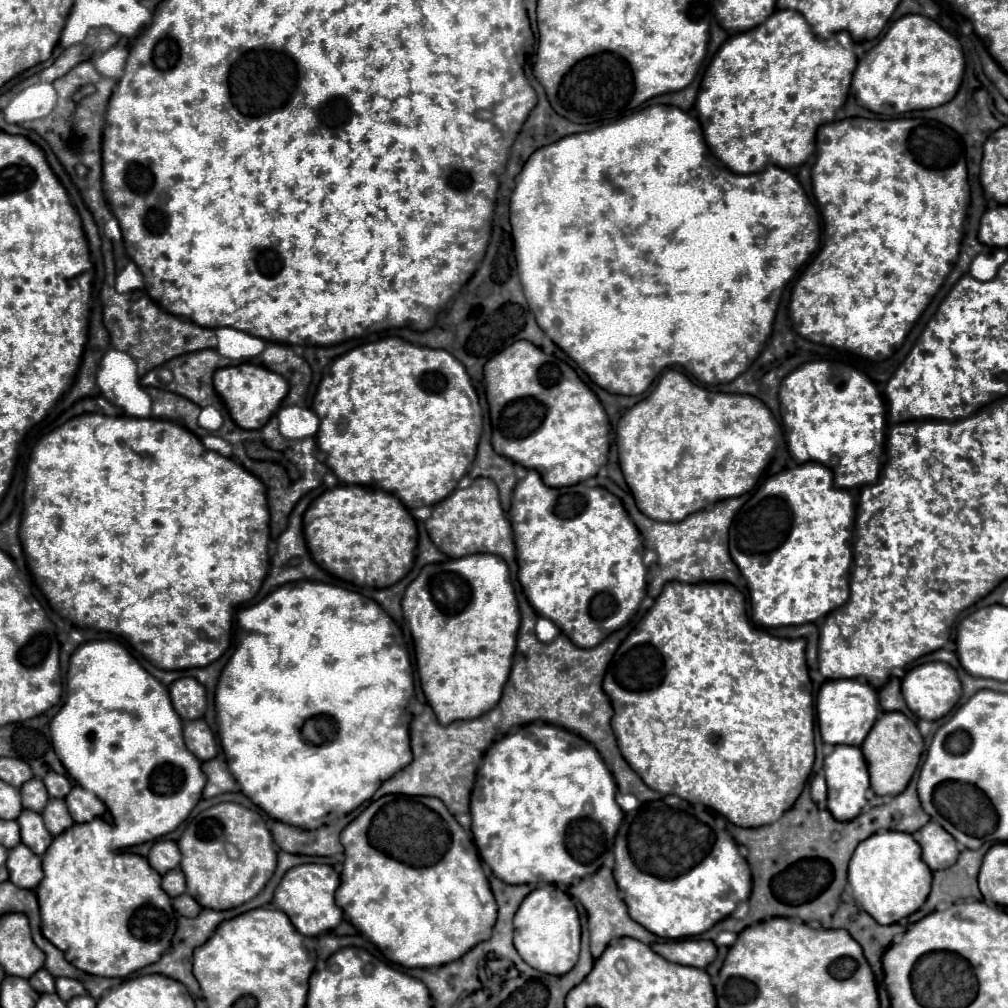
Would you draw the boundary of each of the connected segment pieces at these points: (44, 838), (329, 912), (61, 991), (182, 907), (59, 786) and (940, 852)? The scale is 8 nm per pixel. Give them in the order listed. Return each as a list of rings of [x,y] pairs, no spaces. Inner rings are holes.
[[[24,809],[18,817],[18,825],[20,825],[22,843],[28,845],[36,855],[42,855],[48,849],[48,845],[52,843],[52,835],[44,827],[40,813]]]
[[[298,865],[292,867],[280,881],[278,889],[274,891],[274,907],[286,913],[292,925],[308,937],[316,937],[324,931],[332,931],[342,921],[342,909],[334,901],[334,893],[340,885],[338,873],[330,865]]]
[[[58,977],[56,979],[56,993],[62,1001],[70,1001],[76,995],[84,995],[86,989],[78,979],[68,979],[68,977]]]
[[[188,893],[174,899],[174,909],[184,917],[196,917],[202,911],[202,907]]]
[[[50,771],[44,777],[44,785],[46,785],[50,797],[60,797],[60,799],[64,799],[72,789],[70,779],[66,775],[60,775],[60,773],[54,773],[54,771]]]
[[[928,821],[920,831],[914,833],[916,841],[922,847],[922,861],[932,869],[948,869],[958,859],[958,843],[950,833],[944,833],[936,821]]]

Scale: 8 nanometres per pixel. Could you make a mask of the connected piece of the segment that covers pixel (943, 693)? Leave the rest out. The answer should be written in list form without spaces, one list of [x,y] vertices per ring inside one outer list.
[[[932,661],[932,663],[922,663],[906,671],[906,677],[902,679],[902,695],[906,699],[908,709],[926,721],[934,721],[944,717],[948,711],[954,709],[962,695],[962,685],[956,675],[956,669],[952,665],[942,663],[942,661]]]

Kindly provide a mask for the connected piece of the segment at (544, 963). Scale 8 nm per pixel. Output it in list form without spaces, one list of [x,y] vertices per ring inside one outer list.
[[[554,885],[538,887],[528,893],[514,915],[514,947],[518,955],[534,969],[550,975],[568,973],[578,961],[581,923],[574,901]]]

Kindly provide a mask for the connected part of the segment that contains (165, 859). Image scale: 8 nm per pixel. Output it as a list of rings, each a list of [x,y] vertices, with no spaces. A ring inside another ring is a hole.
[[[164,839],[164,841],[156,841],[148,853],[148,861],[150,865],[160,873],[168,873],[170,869],[180,865],[180,849],[174,841]]]

